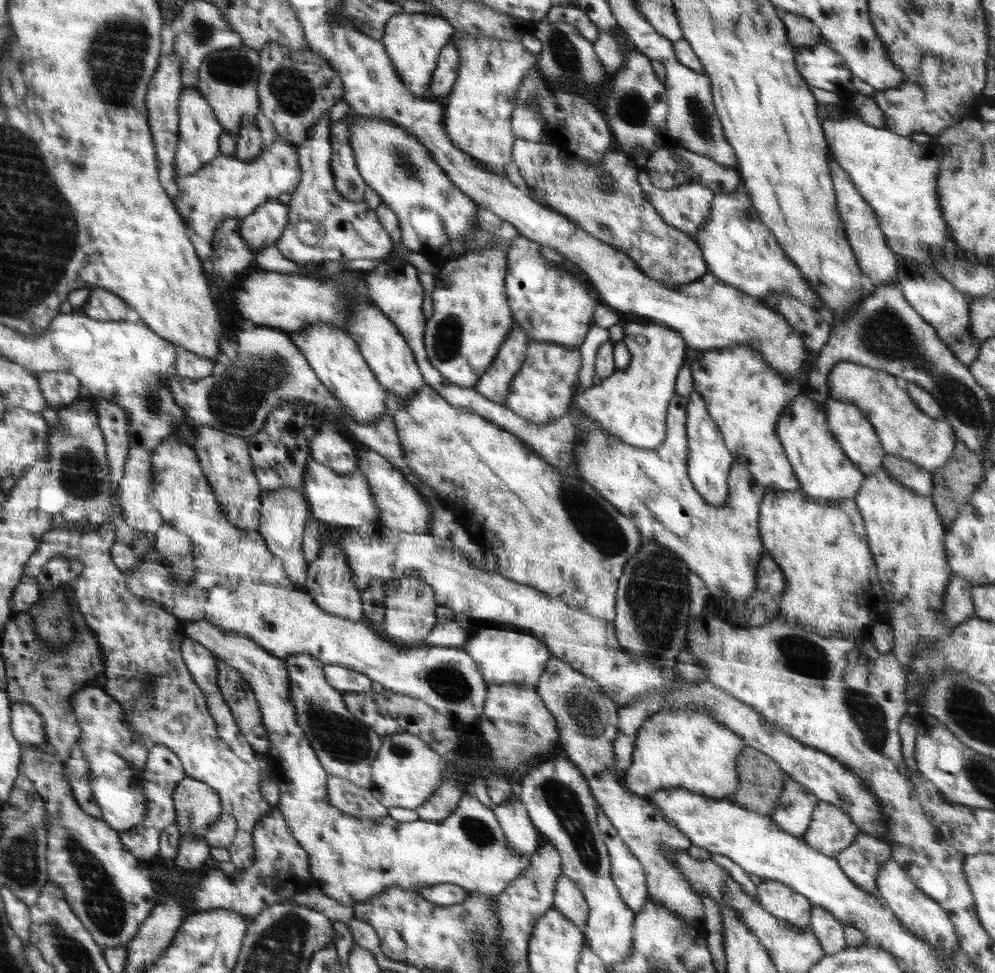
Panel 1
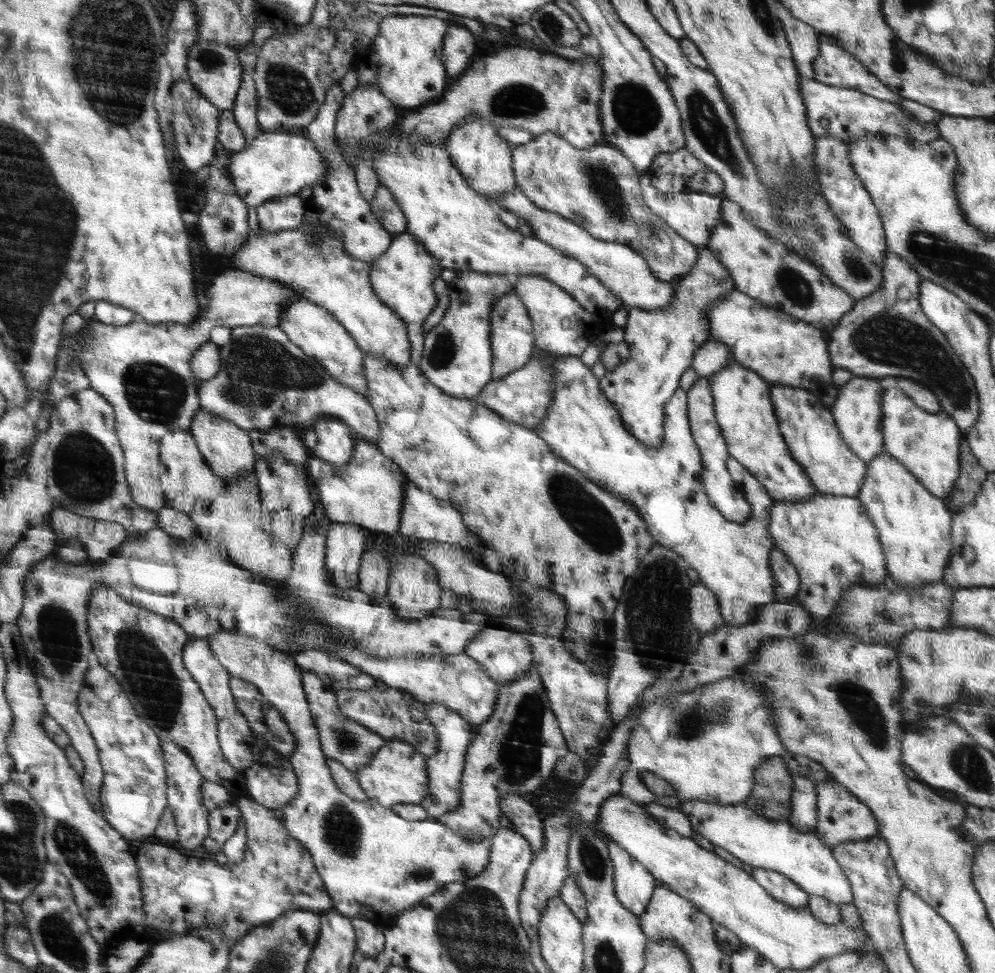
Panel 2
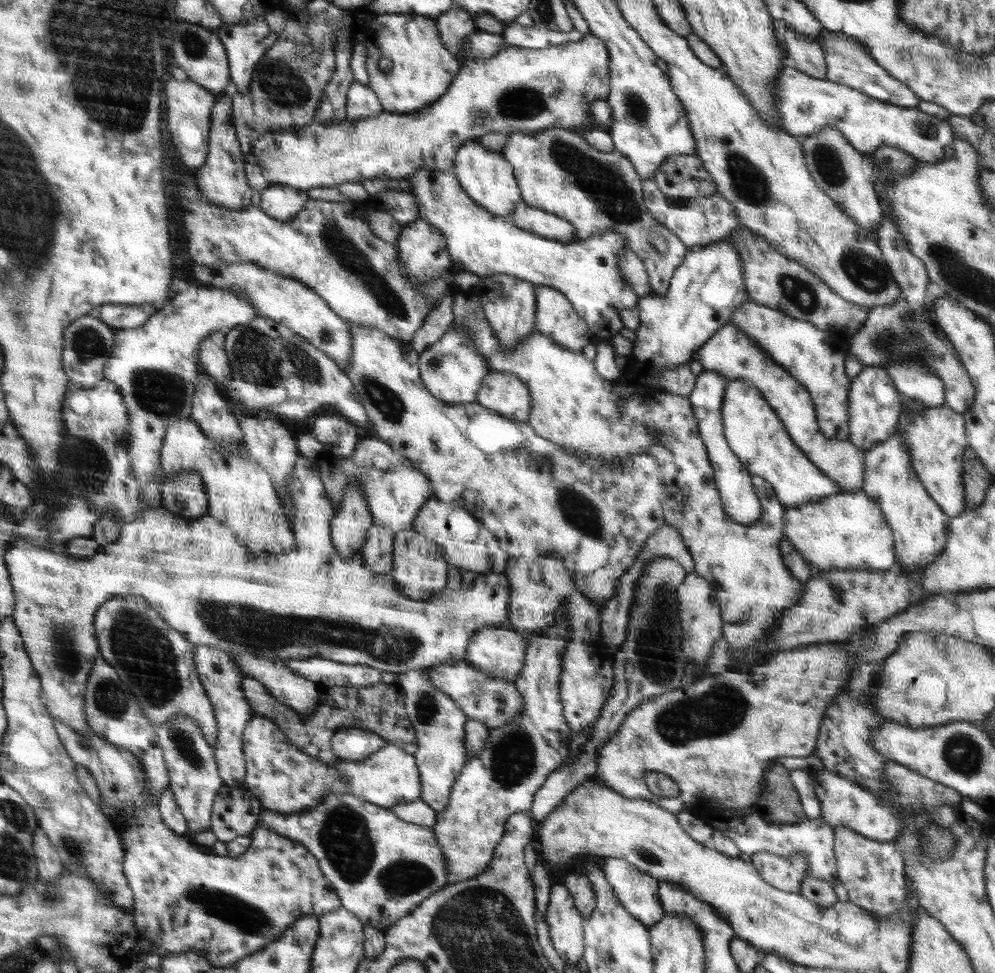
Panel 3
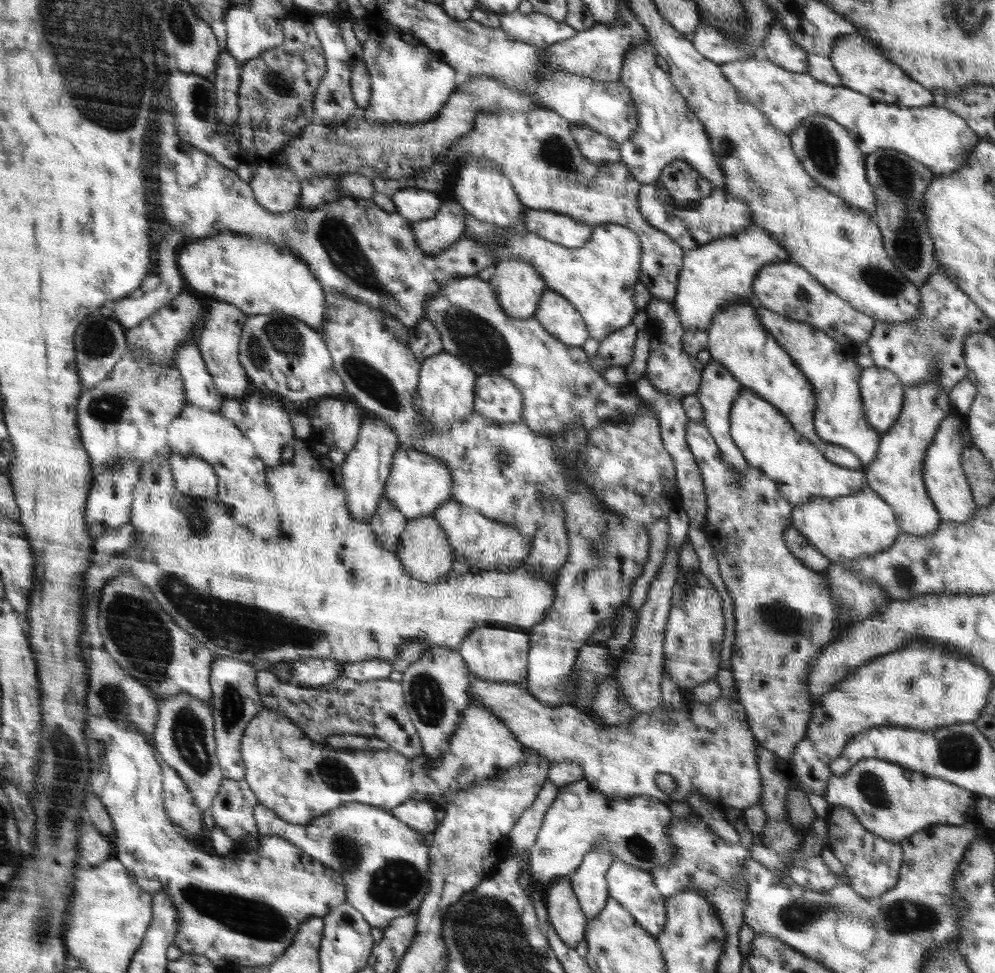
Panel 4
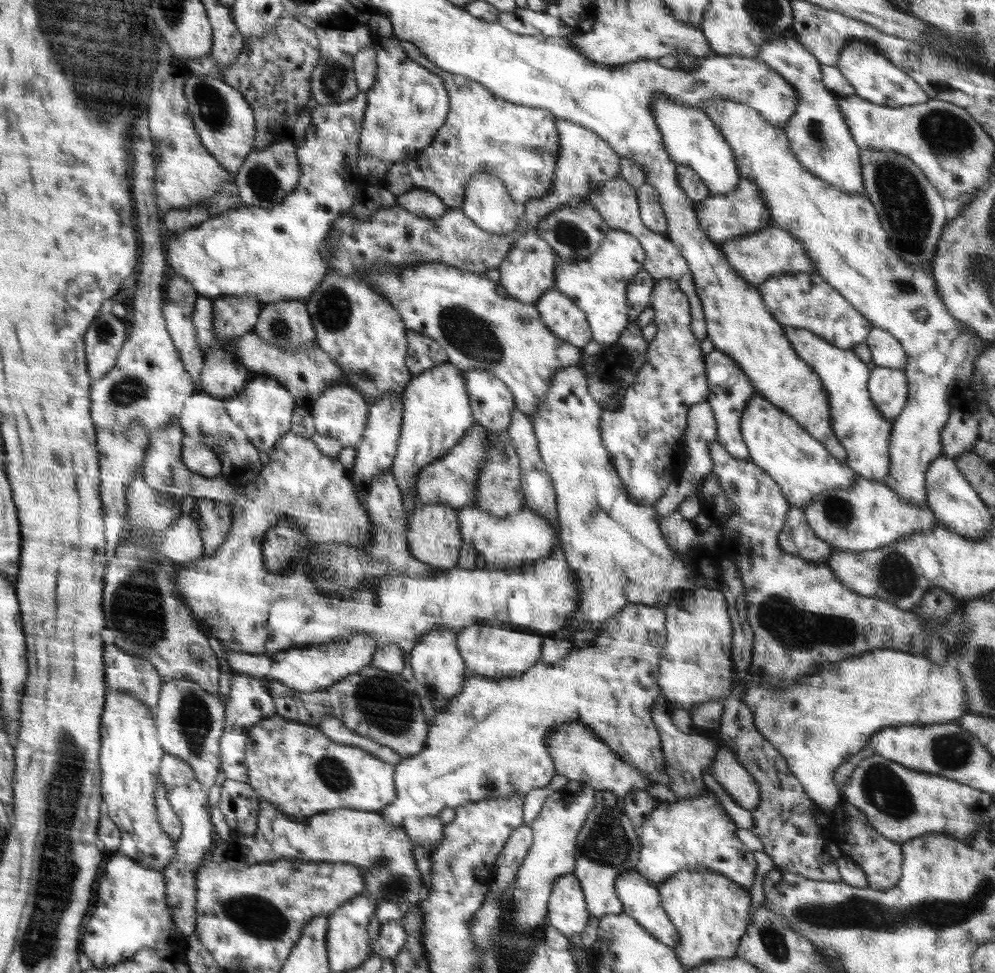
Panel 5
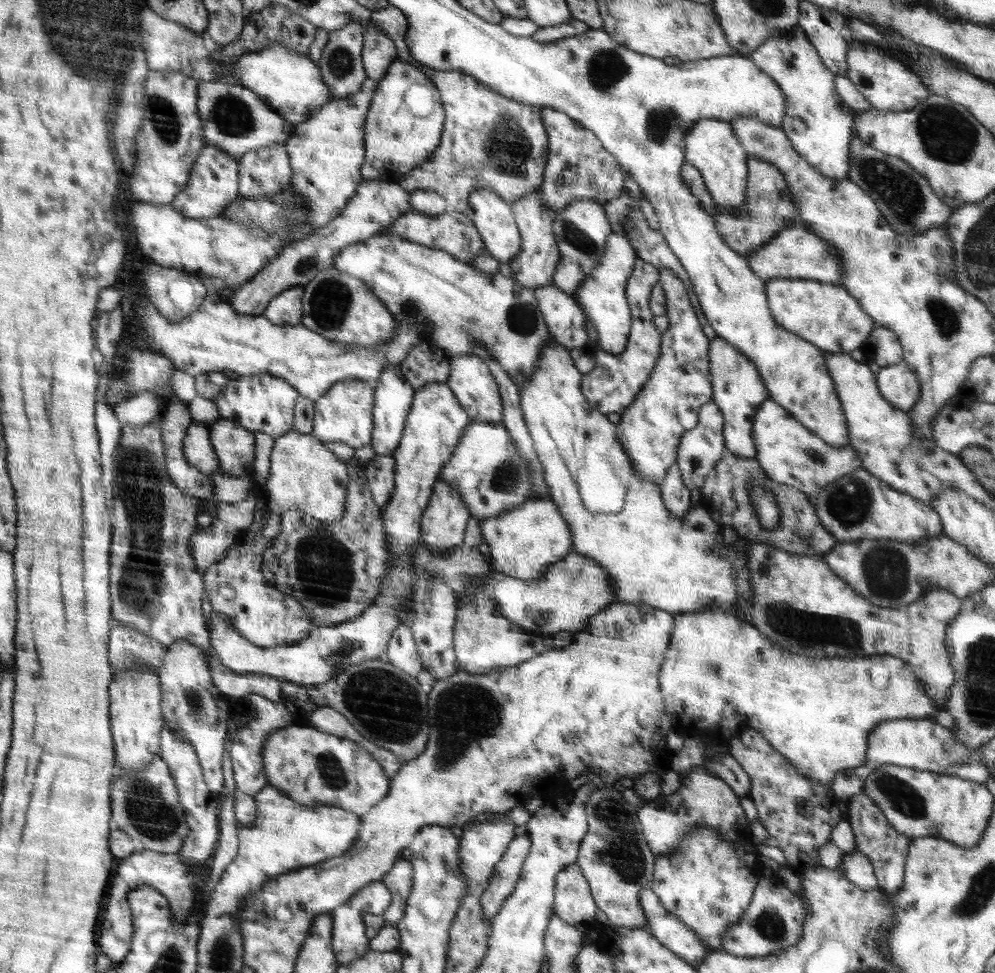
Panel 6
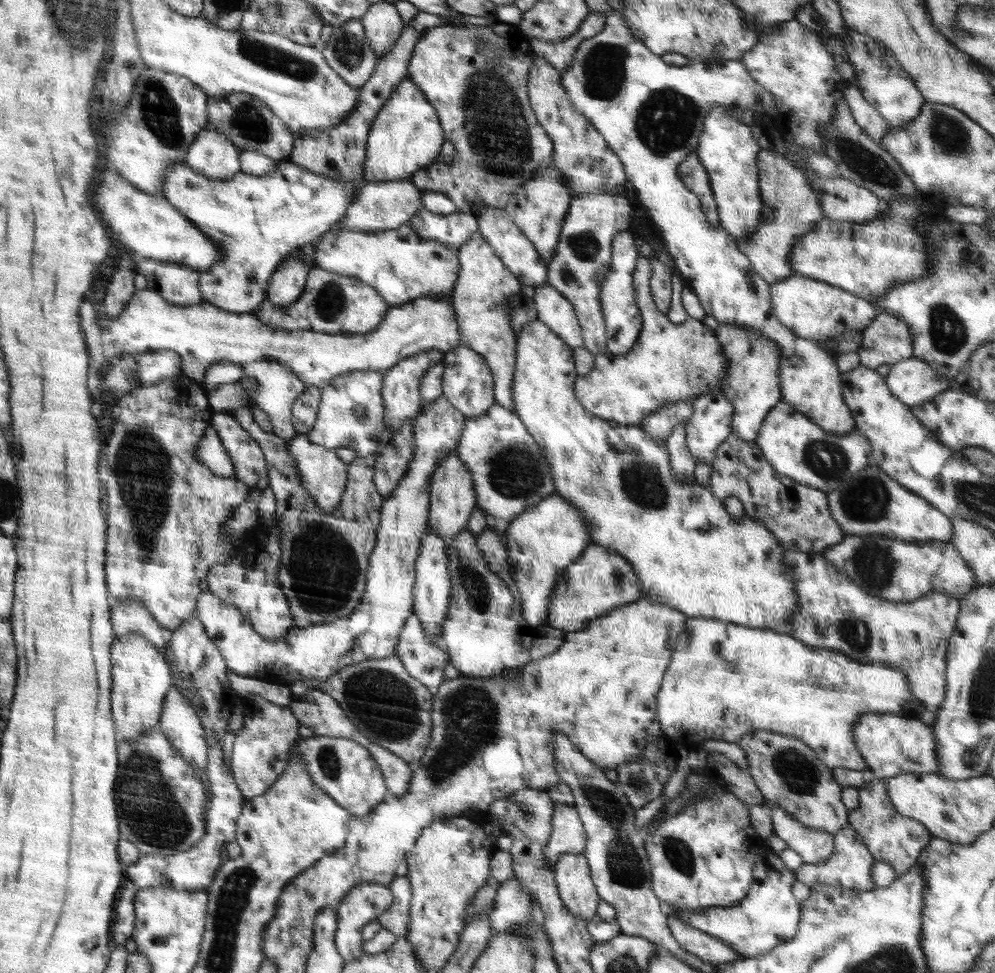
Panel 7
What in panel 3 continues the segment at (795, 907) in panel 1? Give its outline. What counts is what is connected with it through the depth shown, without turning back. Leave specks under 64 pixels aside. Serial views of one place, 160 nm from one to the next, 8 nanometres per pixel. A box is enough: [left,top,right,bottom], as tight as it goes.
[751,852,811,893]

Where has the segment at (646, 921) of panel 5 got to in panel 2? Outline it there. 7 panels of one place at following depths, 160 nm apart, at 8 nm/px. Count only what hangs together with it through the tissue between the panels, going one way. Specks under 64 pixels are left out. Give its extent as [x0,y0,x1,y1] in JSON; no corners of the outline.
[608,841,657,918]

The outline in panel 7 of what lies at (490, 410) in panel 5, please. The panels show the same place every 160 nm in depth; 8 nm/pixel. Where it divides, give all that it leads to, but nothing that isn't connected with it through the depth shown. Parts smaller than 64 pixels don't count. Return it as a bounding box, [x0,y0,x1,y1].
[443,344,496,419]

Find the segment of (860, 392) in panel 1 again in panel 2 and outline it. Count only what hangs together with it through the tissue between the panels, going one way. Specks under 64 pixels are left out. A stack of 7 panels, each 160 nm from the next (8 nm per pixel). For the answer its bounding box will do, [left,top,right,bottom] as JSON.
[881,380,965,502]

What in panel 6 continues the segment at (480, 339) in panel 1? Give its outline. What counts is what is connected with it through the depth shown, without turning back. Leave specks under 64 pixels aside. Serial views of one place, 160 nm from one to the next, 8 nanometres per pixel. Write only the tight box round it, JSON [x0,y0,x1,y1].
[210,382,471,688]

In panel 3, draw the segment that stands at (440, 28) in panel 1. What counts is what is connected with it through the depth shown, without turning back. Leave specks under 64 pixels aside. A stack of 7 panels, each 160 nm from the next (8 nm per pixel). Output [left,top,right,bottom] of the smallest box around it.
[366,13,462,113]

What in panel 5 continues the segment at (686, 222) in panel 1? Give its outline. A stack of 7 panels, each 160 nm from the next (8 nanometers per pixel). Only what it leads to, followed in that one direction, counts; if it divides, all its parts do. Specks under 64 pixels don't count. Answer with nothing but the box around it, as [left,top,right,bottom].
[637,178,771,244]

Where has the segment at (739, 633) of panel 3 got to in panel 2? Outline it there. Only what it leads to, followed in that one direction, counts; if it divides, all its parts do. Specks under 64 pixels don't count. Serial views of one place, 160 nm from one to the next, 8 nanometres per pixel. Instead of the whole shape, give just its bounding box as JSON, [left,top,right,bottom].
[535,346,775,626]

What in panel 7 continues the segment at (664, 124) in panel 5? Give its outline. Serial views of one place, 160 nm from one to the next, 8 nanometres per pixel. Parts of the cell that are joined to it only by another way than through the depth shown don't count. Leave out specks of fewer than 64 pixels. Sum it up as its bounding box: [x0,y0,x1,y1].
[694,104,762,239]

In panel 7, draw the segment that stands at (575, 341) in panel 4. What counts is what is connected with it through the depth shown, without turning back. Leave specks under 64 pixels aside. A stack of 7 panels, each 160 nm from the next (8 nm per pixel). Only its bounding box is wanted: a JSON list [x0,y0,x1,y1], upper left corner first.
[533,284,584,348]

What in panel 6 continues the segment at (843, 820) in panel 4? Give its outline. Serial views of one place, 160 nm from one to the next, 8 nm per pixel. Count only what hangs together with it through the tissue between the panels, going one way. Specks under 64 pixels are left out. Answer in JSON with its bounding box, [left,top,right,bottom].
[845,793,912,896]

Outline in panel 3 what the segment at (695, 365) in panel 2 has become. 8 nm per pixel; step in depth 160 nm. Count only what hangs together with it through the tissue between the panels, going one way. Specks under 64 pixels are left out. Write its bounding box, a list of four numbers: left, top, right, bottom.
[696,323,865,493]

